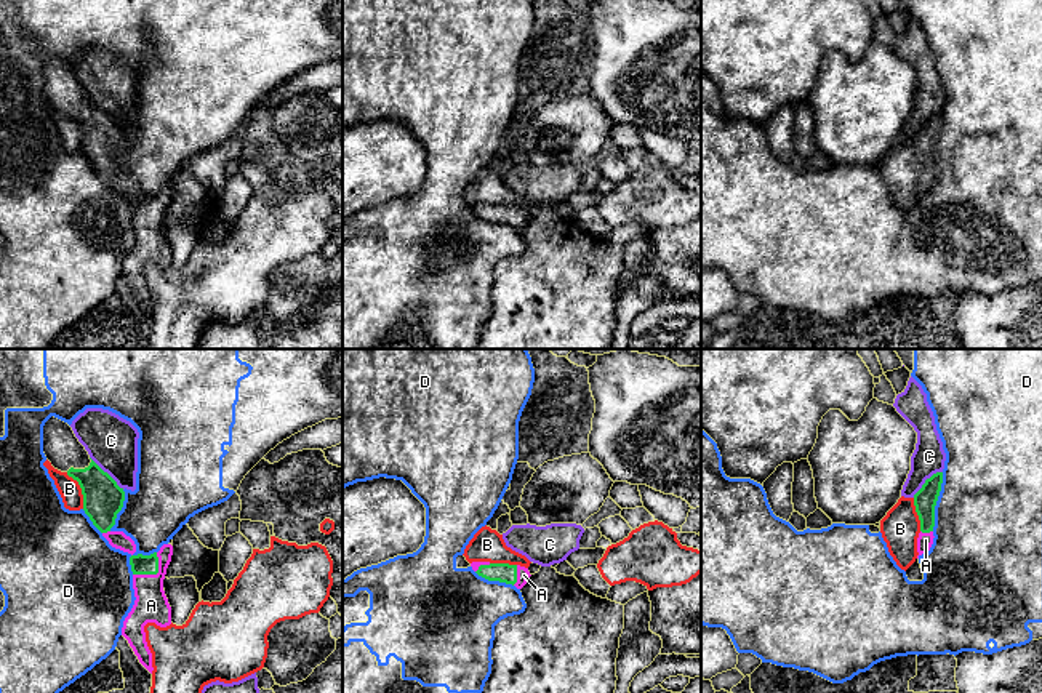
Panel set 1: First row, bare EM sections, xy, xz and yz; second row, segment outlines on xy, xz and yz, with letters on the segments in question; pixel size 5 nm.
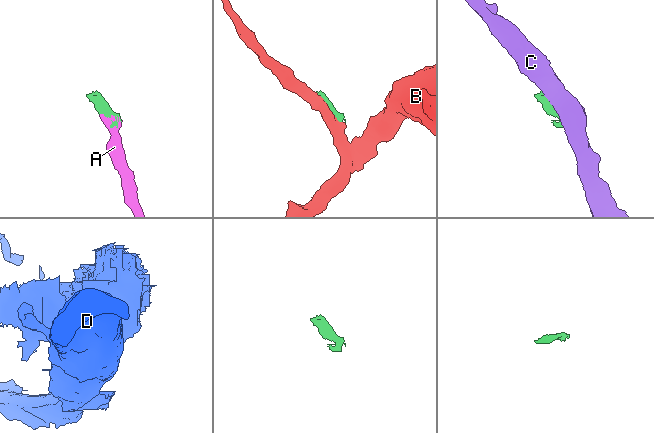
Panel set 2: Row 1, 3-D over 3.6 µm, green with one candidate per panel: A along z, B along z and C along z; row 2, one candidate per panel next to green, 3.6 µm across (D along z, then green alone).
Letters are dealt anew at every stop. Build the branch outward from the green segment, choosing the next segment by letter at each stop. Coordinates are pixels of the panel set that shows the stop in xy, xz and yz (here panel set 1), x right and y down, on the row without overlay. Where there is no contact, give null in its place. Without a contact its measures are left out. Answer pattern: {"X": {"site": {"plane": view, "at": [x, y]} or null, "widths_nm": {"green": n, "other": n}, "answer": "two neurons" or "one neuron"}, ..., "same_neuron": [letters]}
{"A": {"site": {"plane": "xy", "at": [154, 215]}, "widths_nm": {"green": 100, "other": 170}, "answer": "one neuron"}, "B": {"site": {"plane": "xy", "at": [82, 132]}, "widths_nm": {"green": 200, "other": 110}, "answer": "two neurons"}, "C": {"site": {"plane": "xy", "at": [108, 116]}, "widths_nm": {"green": 200, "other": 260}, "answer": "two neurons"}, "D": {"site": {"plane": "yz", "at": [937, 141]}, "widths_nm": {"green": 110, "other": 500}, "answer": "two neurons"}, "same_neuron": ["A"]}

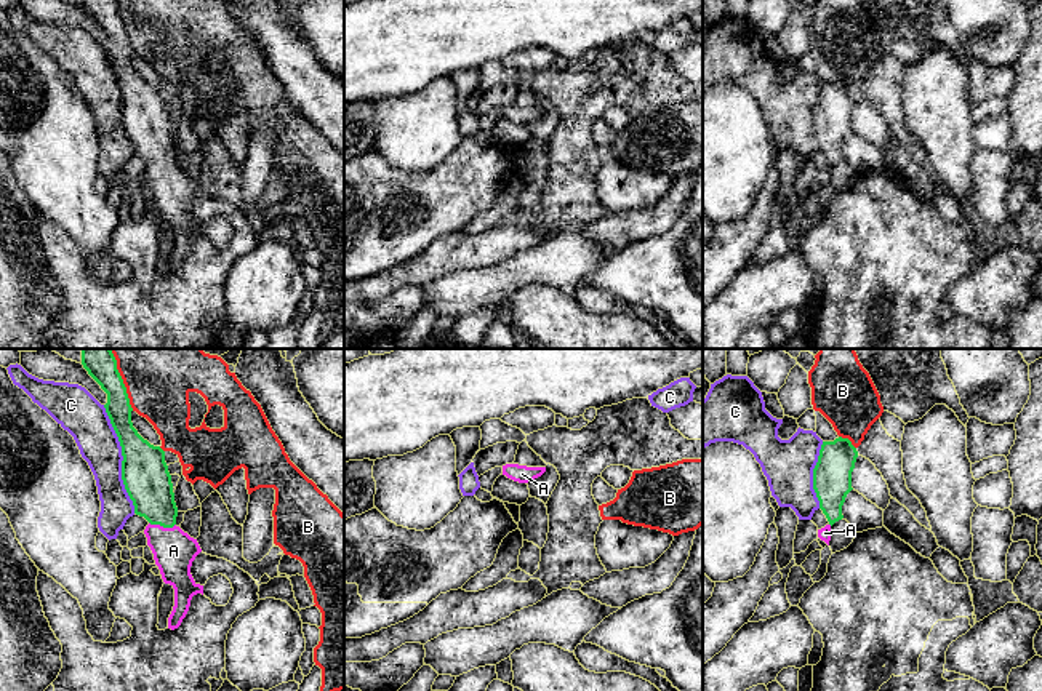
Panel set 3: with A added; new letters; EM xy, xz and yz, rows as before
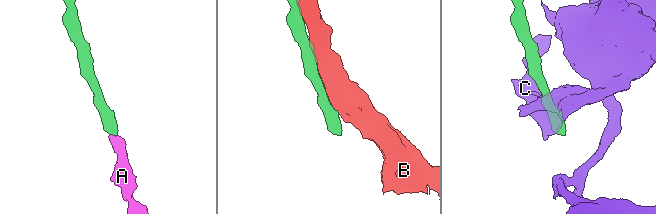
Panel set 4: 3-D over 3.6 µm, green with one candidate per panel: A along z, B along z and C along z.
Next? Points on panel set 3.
{"A": {"site": {"plane": "xy", "at": [162, 167]}, "widths_nm": {"green": 240, "other": 220}, "answer": "one neuron"}, "B": {"site": {"plane": "xy", "at": [124, 26]}, "widths_nm": {"green": 130, "other": 300}, "answer": "two neurons"}, "C": {"site": {"plane": "xy", "at": [124, 101]}, "widths_nm": {"green": 240, "other": 200}, "answer": "two neurons"}, "same_neuron": ["A"]}

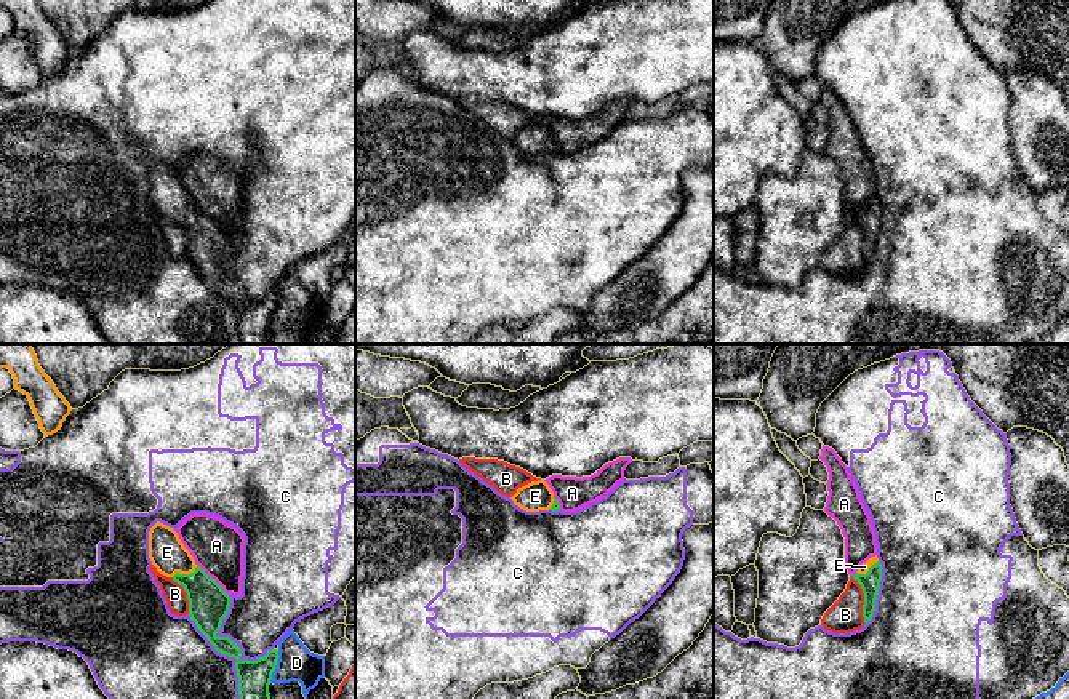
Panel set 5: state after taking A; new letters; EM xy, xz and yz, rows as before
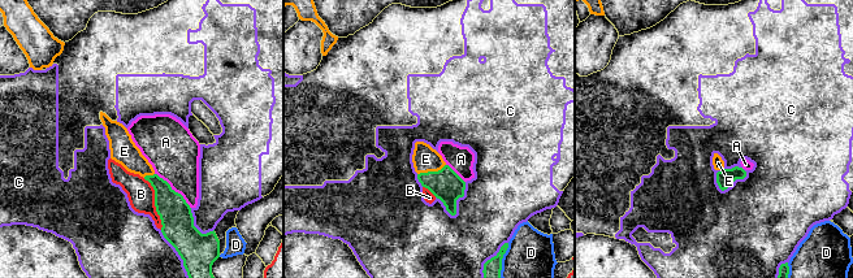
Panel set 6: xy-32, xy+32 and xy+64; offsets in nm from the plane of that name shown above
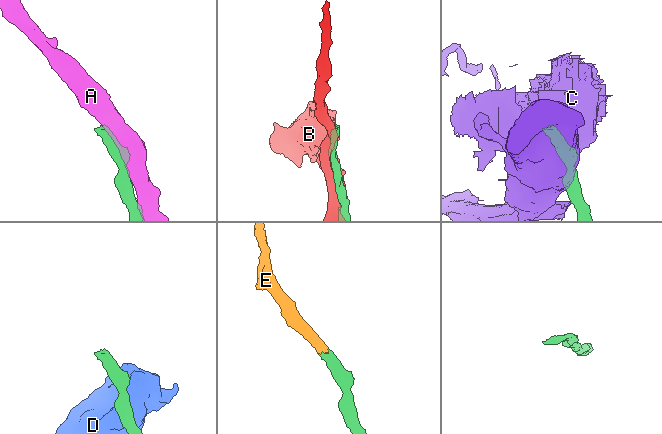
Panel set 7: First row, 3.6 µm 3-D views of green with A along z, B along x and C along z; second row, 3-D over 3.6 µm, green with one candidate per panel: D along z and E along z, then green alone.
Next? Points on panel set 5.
{"A": {"site": {"plane": "xy", "at": [213, 221]}, "widths_nm": {"green": 200, "other": 260}, "answer": "two neurons"}, "B": {"site": {"plane": "yz", "at": [864, 242]}, "widths_nm": {"green": 100, "other": 170}, "answer": "two neurons"}, "C": {"site": {"plane": "xy", "at": [236, 285]}, "widths_nm": {"green": 200, "other": 340}, "answer": "two neurons"}, "D": {"site": {"plane": "xy", "at": [276, 307]}, "widths_nm": {"green": 160, "other": 180}, "answer": "two neurons"}, "E": {"site": {"plane": "xy", "at": [184, 216]}, "widths_nm": {"green": 200, "other": 180}, "answer": "one neuron"}, "same_neuron": ["E"]}

